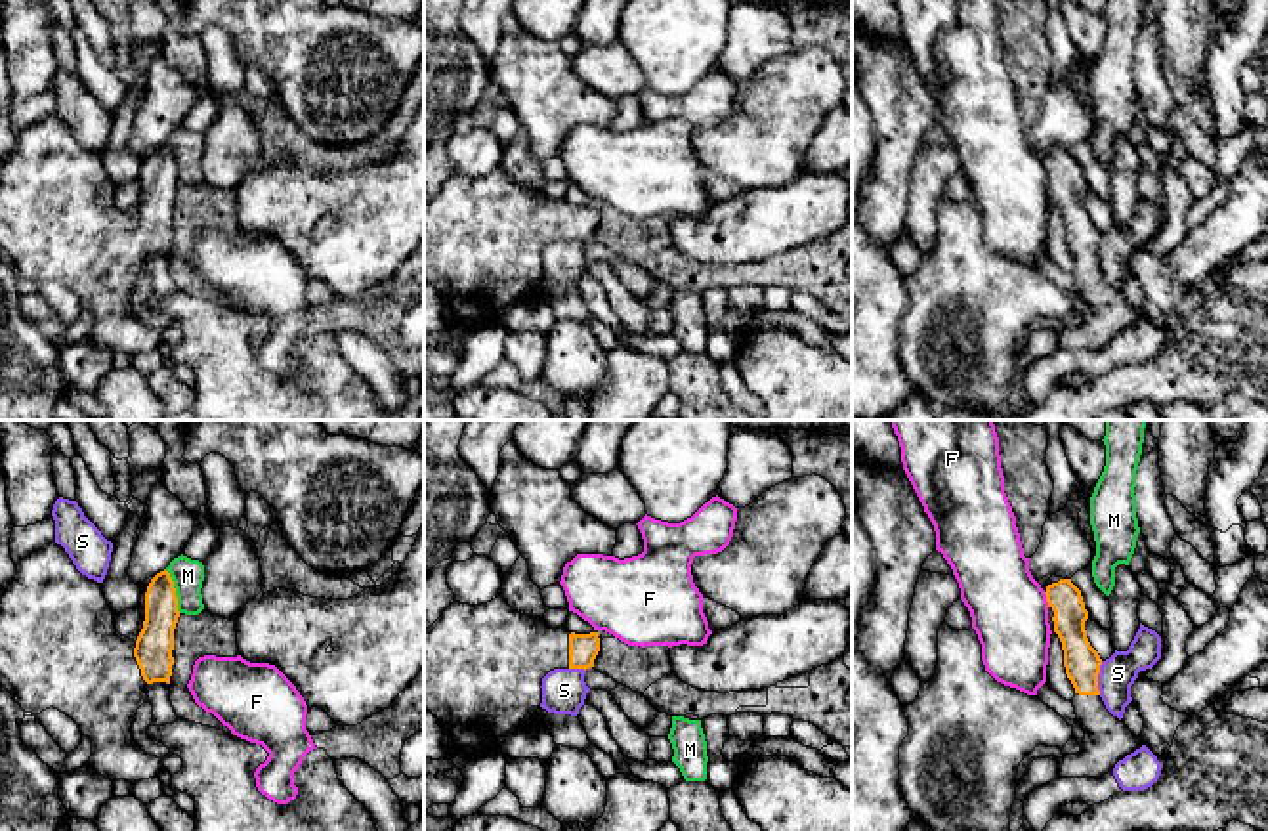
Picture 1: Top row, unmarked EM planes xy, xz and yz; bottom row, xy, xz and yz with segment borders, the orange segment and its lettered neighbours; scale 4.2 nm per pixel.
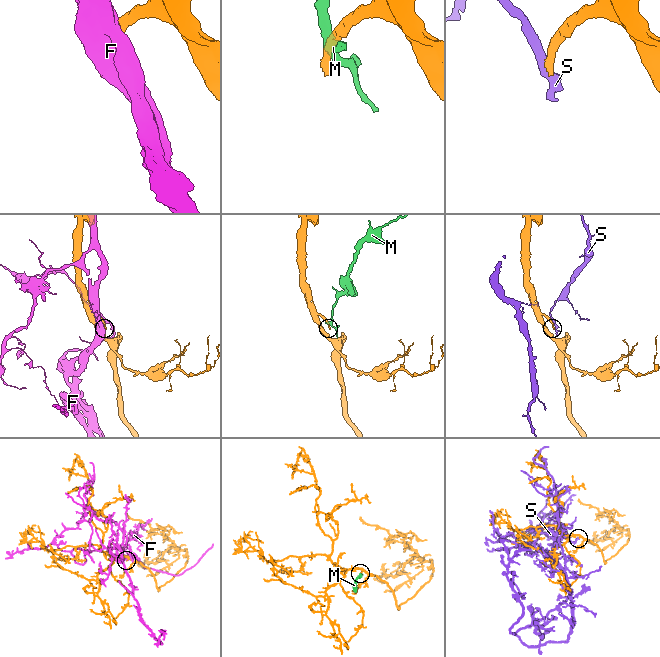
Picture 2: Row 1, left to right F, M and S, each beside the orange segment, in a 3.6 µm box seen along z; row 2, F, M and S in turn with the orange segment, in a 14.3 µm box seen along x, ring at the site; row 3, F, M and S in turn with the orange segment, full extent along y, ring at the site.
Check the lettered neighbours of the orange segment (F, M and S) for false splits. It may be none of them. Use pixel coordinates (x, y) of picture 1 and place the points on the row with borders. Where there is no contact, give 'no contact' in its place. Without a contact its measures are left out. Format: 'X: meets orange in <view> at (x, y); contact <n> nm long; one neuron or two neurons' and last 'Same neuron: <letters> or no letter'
F: meets orange in yz at (1047, 600); contact 70 nm long; two neurons
M: meets orange in xy at (174, 591); contact 200 nm long; two neurons
S: meets orange in yz at (1097, 679); contact 140 nm long; two neurons
Same neuron: no letter

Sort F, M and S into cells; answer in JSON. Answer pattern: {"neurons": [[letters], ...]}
{"neurons": [["F"], ["M"], ["S"]]}

